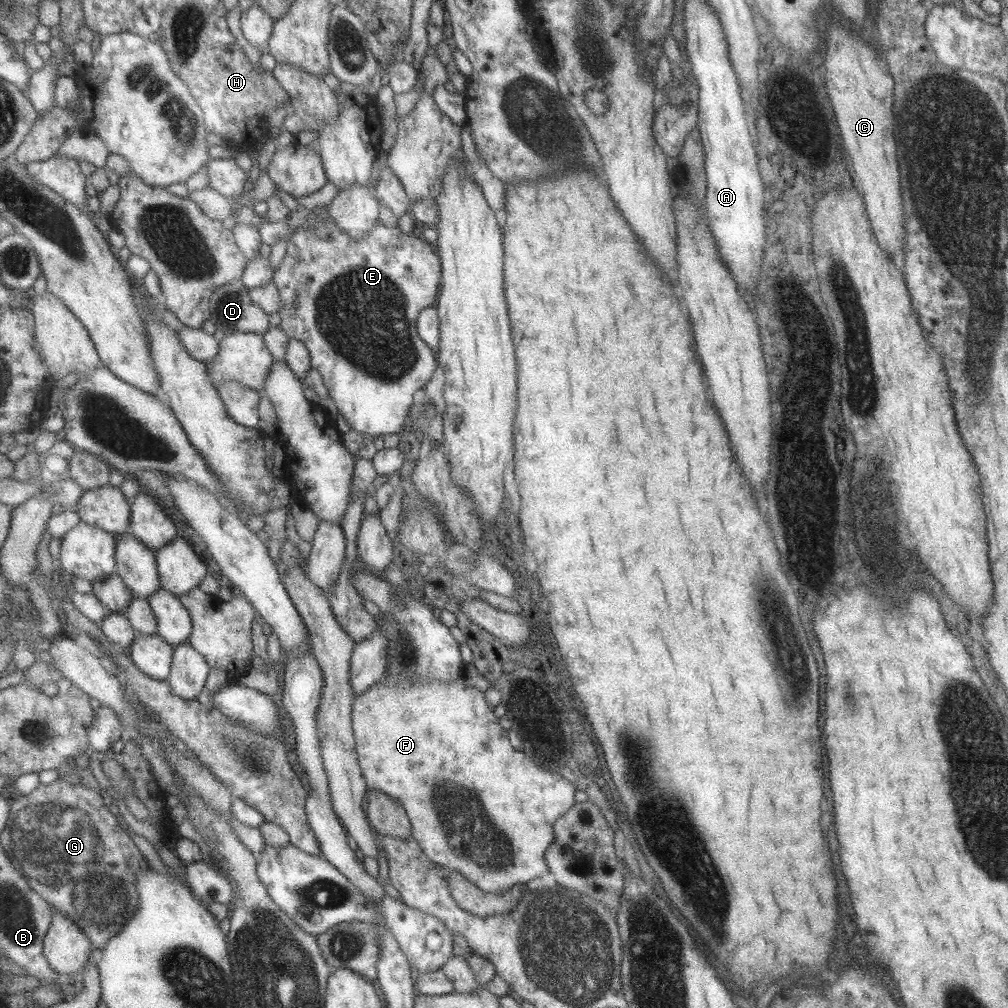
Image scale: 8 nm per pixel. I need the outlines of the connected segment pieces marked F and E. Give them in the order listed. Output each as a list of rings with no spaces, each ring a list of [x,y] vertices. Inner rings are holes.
[[[385,680],[380,684],[373,685],[365,694],[357,696],[353,705],[353,729],[357,742],[357,757],[359,757],[359,765],[367,779],[367,785],[371,790],[381,790],[399,803],[403,803],[409,818],[412,819],[412,836],[420,842],[422,850],[429,856],[429,859],[432,859],[440,867],[460,872],[473,884],[487,892],[507,892],[531,886],[533,880],[550,872],[545,854],[556,840],[556,822],[576,804],[575,794],[577,794],[578,786],[575,787],[571,782],[567,782],[560,772],[549,771],[543,766],[539,766],[525,752],[515,750],[509,740],[508,730],[499,724],[500,718],[495,716],[493,708],[485,700],[485,692],[467,690],[465,680],[451,682],[433,680],[421,684],[412,684],[412,682],[402,684],[402,682]],[[457,794],[459,794],[459,798],[469,798],[469,794],[471,794],[471,800],[449,800],[451,796],[457,796]]]
[[[328,206],[316,208],[313,211],[320,216],[320,222],[310,222],[307,227],[296,231],[296,234],[289,239],[285,255],[275,271],[274,282],[282,299],[281,328],[285,329],[290,337],[302,340],[307,345],[312,356],[312,366],[319,370],[327,388],[331,391],[331,397],[339,407],[340,414],[345,417],[345,420],[348,420],[355,432],[368,434],[371,436],[370,439],[379,438],[381,434],[401,433],[405,429],[403,422],[407,420],[413,402],[415,402],[415,392],[423,390],[435,372],[435,355],[433,354],[437,352],[425,342],[424,338],[421,338],[418,330],[418,319],[423,310],[434,307],[438,303],[443,282],[440,255],[434,246],[421,237],[418,230],[409,234],[402,232],[398,227],[387,228],[381,221],[378,221],[367,239],[356,240],[349,235],[348,231],[343,230],[336,222],[333,222],[332,218],[326,218]]]

